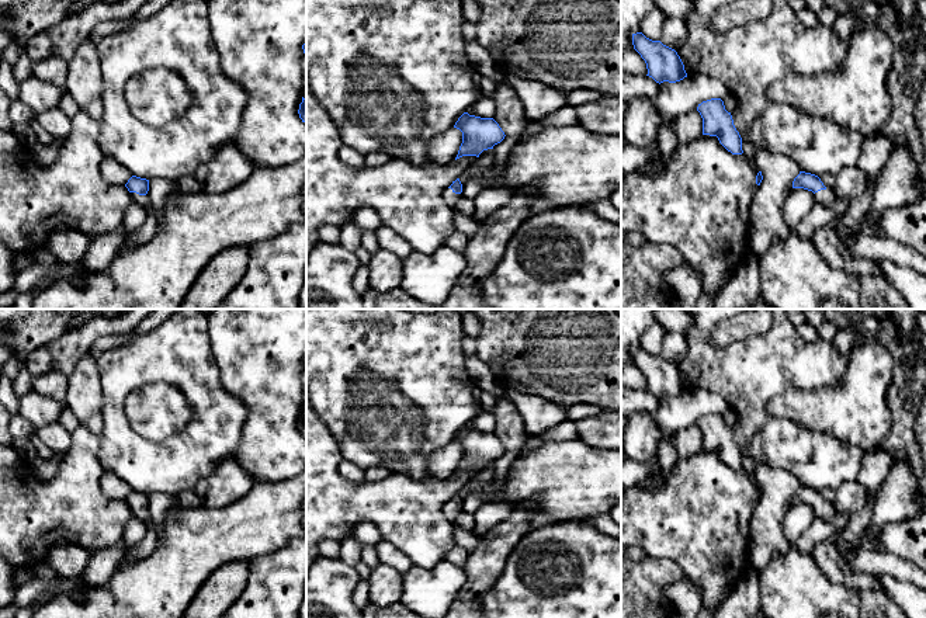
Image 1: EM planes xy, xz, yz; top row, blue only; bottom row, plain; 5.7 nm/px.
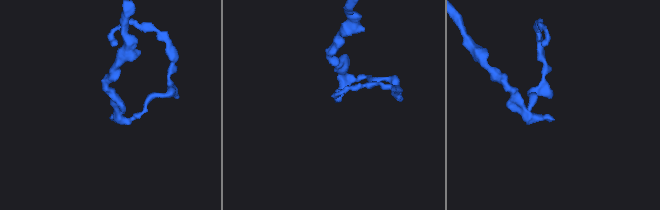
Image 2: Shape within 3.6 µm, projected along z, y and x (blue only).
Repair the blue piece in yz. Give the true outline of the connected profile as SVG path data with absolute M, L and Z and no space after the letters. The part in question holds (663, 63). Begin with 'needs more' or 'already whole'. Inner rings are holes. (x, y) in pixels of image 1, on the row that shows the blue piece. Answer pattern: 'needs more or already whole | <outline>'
already whole | M637 32L632 34L632 45L646 63L646 76L652 77L656 83L676 83L687 77L677 52L660 41L652 41L642 32Z

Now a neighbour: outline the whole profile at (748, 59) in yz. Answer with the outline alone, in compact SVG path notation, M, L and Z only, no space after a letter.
M691 0L693 11L684 18L687 38L677 48L687 76L705 74L724 83L736 101L731 112L742 139L791 159L800 171L818 177L836 176L845 167L857 166L864 136L832 121L767 97L769 87L788 76L818 76L842 66L847 46L833 27L816 22L805 27L788 0L773 0L774 8L764 18L735 25L724 32L710 27L710 20L722 6L738 0Z

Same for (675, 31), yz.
M669 17L665 20L660 42L674 51L680 44L687 38L687 25L686 21L676 17Z

